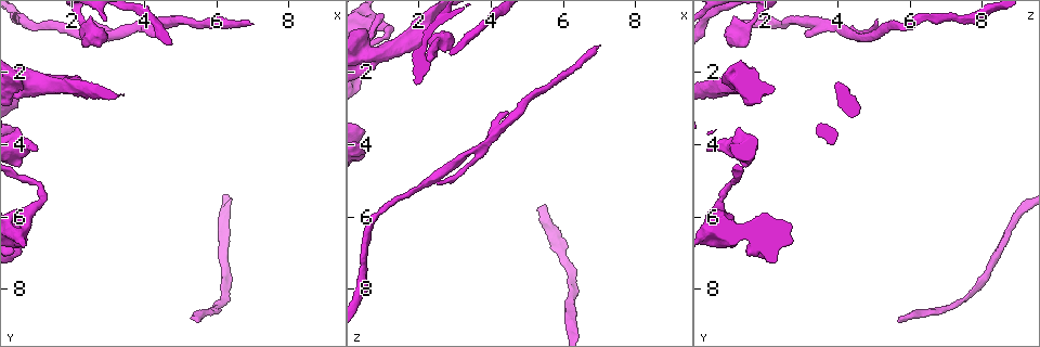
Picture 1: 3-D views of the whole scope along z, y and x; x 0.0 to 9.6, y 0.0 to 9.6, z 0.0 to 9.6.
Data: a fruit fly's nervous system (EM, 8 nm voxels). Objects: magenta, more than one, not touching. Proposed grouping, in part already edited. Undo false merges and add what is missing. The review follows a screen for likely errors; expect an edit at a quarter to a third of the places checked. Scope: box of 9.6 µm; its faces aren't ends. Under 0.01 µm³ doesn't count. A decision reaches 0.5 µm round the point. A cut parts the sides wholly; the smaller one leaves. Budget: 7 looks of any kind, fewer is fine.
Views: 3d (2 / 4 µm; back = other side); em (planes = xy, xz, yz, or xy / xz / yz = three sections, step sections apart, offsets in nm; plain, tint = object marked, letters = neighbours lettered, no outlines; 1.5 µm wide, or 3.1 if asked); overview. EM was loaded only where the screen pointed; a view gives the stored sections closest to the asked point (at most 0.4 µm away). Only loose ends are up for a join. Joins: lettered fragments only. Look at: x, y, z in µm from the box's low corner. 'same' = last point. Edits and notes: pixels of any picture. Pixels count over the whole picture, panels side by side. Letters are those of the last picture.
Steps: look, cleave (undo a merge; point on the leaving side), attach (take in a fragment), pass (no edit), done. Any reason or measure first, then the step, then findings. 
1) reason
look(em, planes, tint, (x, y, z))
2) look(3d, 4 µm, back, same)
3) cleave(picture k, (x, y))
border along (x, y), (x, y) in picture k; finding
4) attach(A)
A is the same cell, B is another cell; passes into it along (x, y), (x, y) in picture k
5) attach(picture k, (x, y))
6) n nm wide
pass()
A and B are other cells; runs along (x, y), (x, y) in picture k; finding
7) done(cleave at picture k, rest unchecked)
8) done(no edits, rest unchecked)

end of a long branch
look(em, planes, plain, (6.95, 0.65, 1.25))

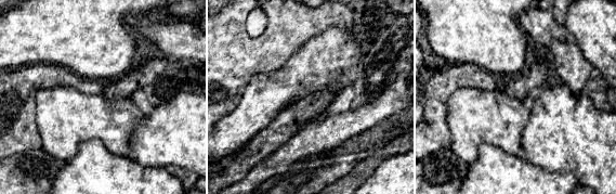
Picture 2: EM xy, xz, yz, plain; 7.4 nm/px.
what lies round it
look(em, planes, letters, same)

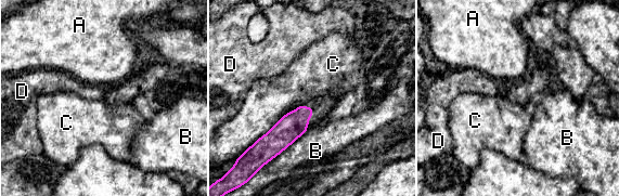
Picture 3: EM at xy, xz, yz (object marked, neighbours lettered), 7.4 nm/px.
pass()
A, B, C and D are other cells; border along (304, 104), (286, 113), (252, 145) in picture 3; no lettered fragment goes on from it

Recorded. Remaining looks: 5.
a fork
look(em, yz, step 4, tint, (4.25, 0.60, 3.60))

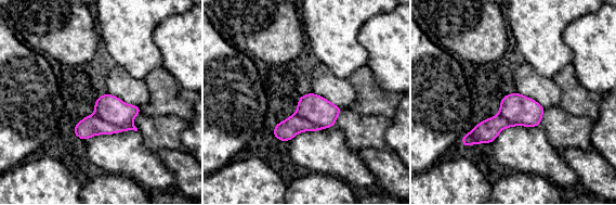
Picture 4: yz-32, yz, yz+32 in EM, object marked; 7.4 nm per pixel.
another direction
look(em, planes, tint, same)

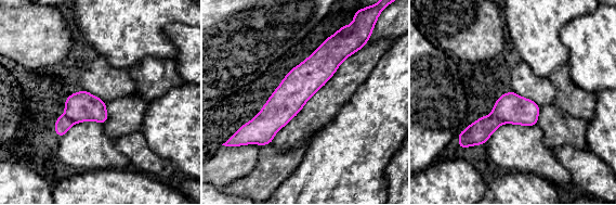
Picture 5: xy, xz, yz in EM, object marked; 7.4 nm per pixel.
what lies round it
look(em, planes, letters, same)

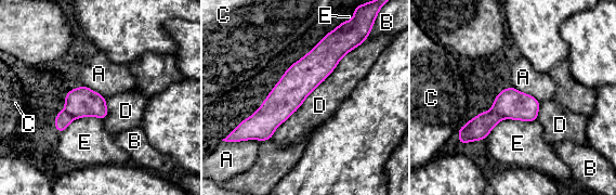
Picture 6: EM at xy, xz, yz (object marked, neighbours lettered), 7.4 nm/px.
cleave(picture 6, (479, 128))
A, B, C, D and E are other cells; border along (490, 111), (505, 117) in picture 6; two neurons meet here

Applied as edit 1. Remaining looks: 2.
look(3d, 2 µm, (5.45, 8.85, 5.65))

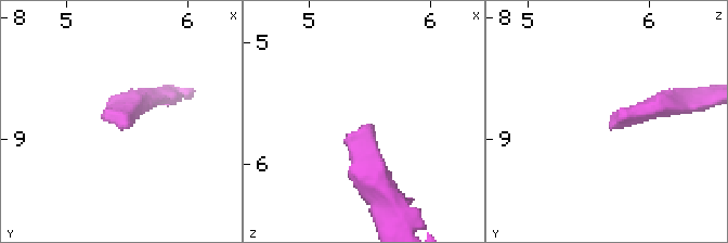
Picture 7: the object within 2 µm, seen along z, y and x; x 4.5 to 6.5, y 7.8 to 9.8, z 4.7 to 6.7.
look(em, planes, letters, (5.44, 8.90, 5.68))

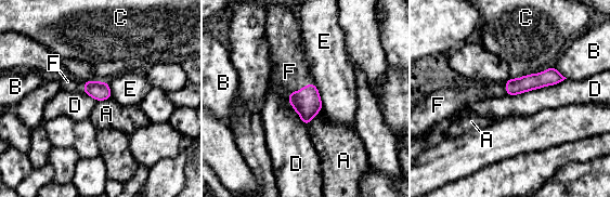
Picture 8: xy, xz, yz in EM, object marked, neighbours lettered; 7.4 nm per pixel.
attach(F)
F is the same cell, A, B, C, D and E are other cells; passes into it along (306, 102), (301, 89), (289, 71) in picture 8; the neuron continues

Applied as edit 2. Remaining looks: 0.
done(cleave at picture 6, attach at picture 8, rest unchecked)

